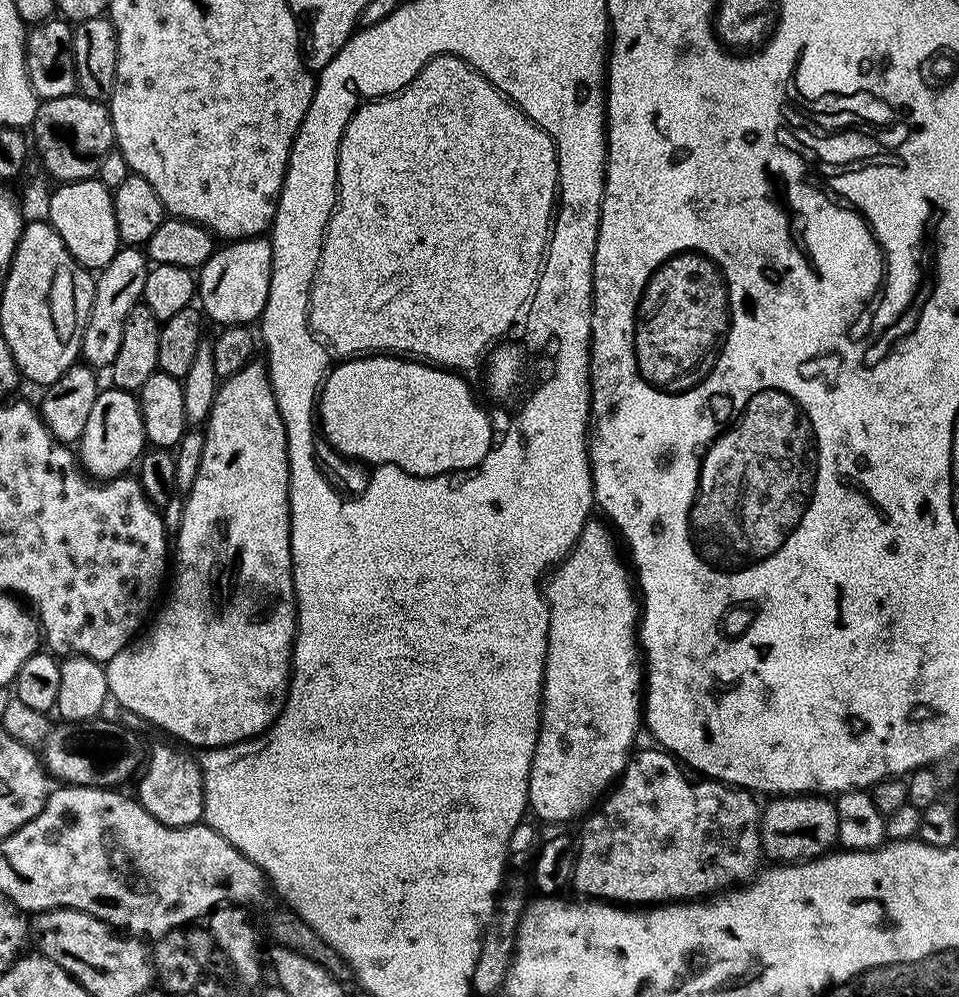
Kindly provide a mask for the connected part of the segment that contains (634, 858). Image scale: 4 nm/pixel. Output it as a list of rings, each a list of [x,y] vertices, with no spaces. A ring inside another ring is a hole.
[[[659,746],[651,747],[644,748],[641,752],[639,749],[629,759],[628,764],[624,767],[624,773],[622,773],[619,780],[615,781],[614,787],[603,797],[599,807],[583,821],[585,824],[581,826],[580,836],[578,835],[578,855],[571,887],[573,889],[577,888],[581,892],[579,893],[581,897],[595,898],[601,902],[615,902],[620,906],[655,906],[669,902],[691,902],[697,898],[712,898],[725,890],[732,890],[737,886],[749,883],[761,871],[760,860],[765,859],[762,838],[760,837],[761,801],[756,801],[759,799],[748,789],[735,788],[733,784],[725,784],[722,780],[707,778],[688,780],[689,773],[685,771],[680,761],[672,753],[665,752]]]

